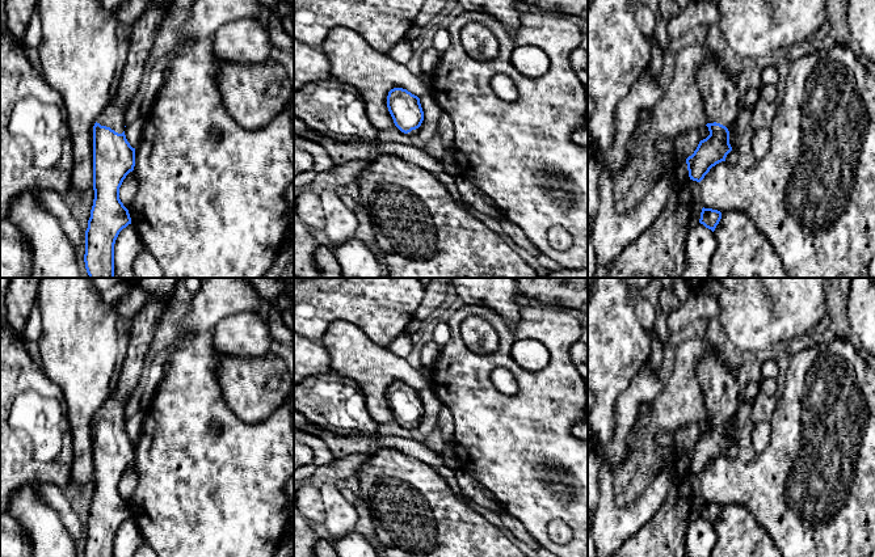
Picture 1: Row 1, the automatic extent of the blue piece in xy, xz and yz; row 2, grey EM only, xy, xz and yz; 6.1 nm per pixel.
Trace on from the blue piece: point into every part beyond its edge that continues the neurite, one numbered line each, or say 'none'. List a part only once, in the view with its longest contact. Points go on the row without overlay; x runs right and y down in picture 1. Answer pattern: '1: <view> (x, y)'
1: xy (142, 328)

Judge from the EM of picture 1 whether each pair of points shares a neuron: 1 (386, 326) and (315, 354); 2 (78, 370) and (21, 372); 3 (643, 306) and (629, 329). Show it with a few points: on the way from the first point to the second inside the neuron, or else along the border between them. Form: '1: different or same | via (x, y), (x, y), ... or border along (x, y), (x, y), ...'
1: different | border along (307, 337), (320, 341)
2: different | border along (41, 368), (61, 389), (62, 395)
3: different | border along (636, 300), (636, 320), (650, 333)

